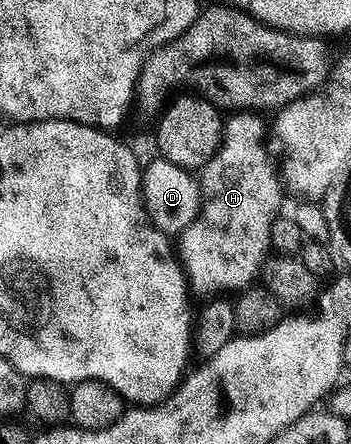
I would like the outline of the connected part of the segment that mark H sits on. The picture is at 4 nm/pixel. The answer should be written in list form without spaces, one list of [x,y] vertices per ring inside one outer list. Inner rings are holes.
[[[237,111],[230,117],[233,118],[230,121],[228,118],[223,125],[221,148],[199,173],[201,210],[197,213],[197,218],[180,233],[178,241],[181,242],[176,242],[175,245],[188,288],[193,293],[233,295],[250,288],[258,280],[261,267],[270,256],[271,223],[275,223],[282,212],[283,187],[274,162],[273,165],[269,162],[269,153],[265,150],[266,122],[264,125],[257,118],[260,116],[253,111]]]

